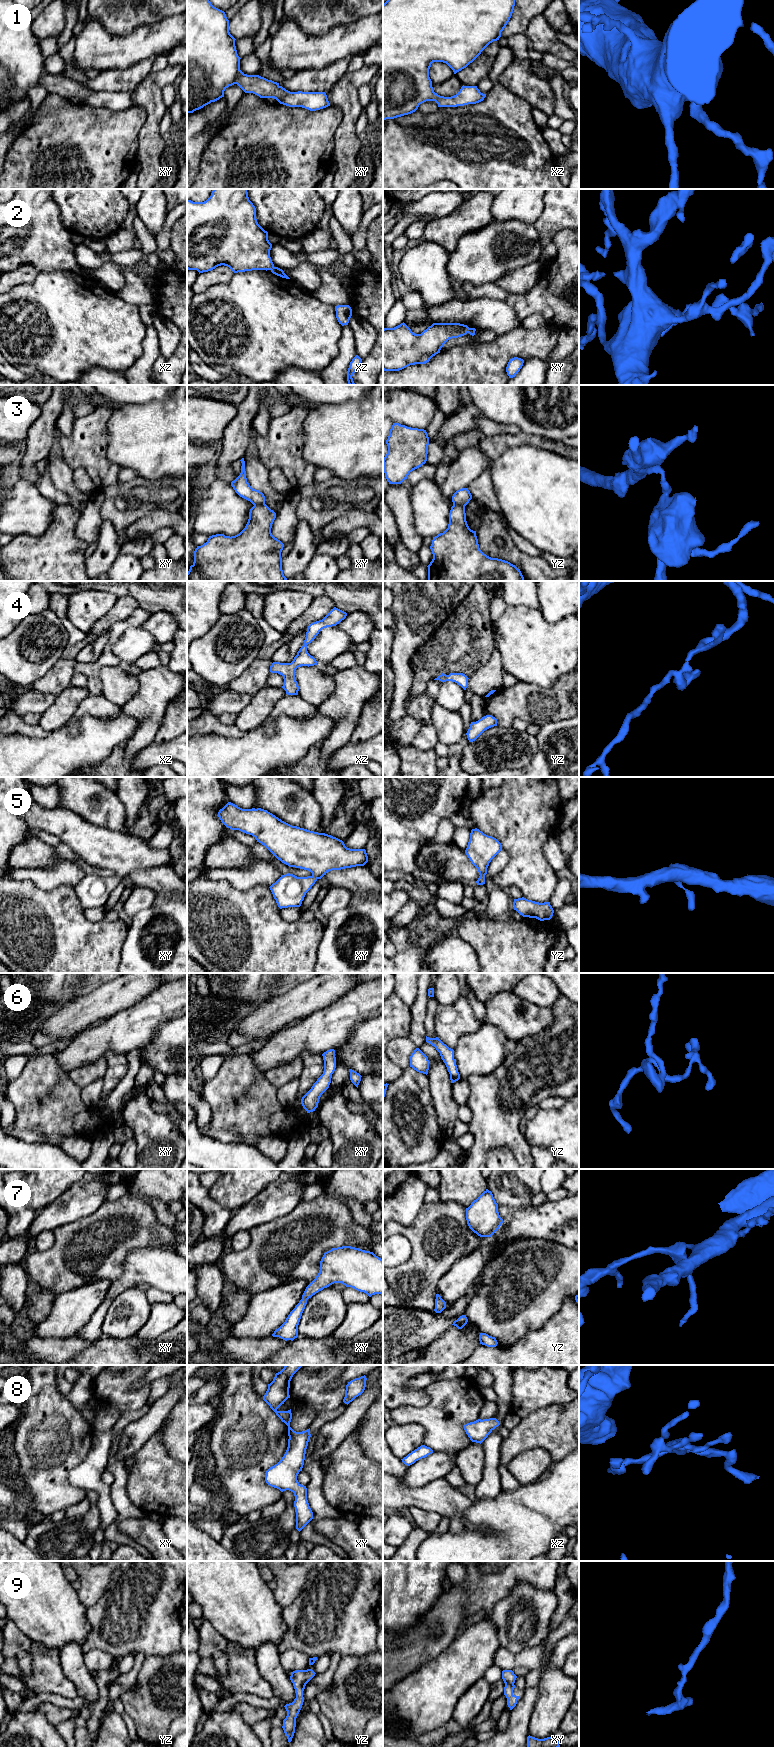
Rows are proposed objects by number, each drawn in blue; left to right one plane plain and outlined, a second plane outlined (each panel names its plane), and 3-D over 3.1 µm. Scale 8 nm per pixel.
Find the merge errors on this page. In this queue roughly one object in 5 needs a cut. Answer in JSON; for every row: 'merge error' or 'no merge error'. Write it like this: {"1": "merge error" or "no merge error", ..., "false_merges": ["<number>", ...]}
{"1": "no merge error", "2": "no merge error", "3": "merge error", "4": "no merge error", "5": "no merge error", "6": "no merge error", "7": "no merge error", "8": "no merge error", "9": "no merge error", "false_merges": ["3"]}

